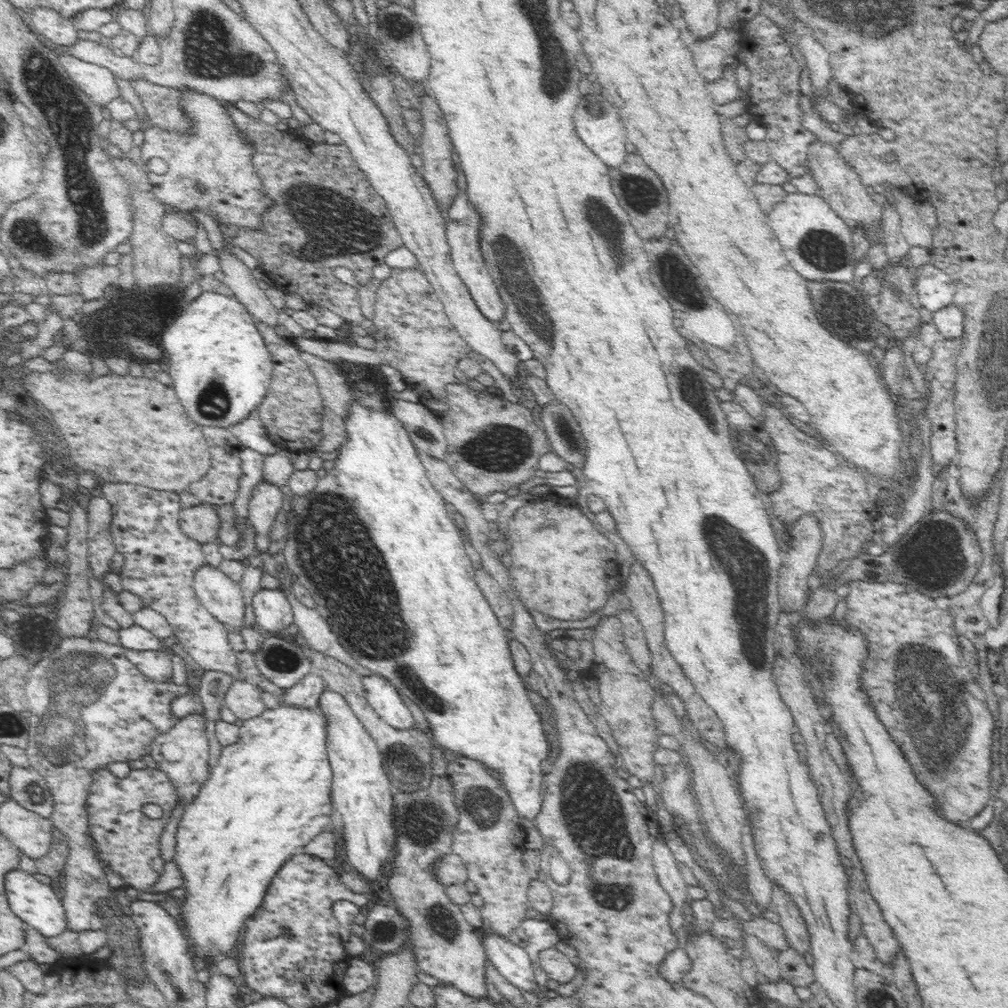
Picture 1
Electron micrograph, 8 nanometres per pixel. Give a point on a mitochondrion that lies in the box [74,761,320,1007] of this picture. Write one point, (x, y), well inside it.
(160, 966)

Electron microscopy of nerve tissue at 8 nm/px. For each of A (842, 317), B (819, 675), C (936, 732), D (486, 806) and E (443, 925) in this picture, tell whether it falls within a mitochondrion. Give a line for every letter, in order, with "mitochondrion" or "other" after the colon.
A: mitochondrion
B: other
C: mitochondrion
D: mitochondrion
E: mitochondrion

